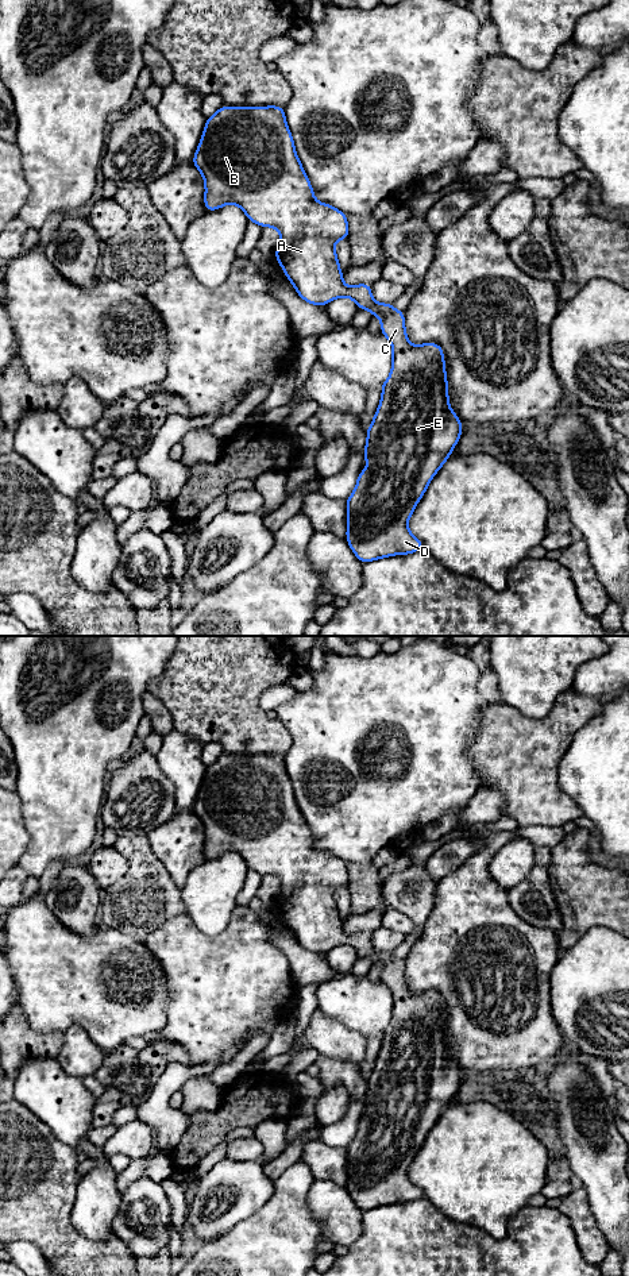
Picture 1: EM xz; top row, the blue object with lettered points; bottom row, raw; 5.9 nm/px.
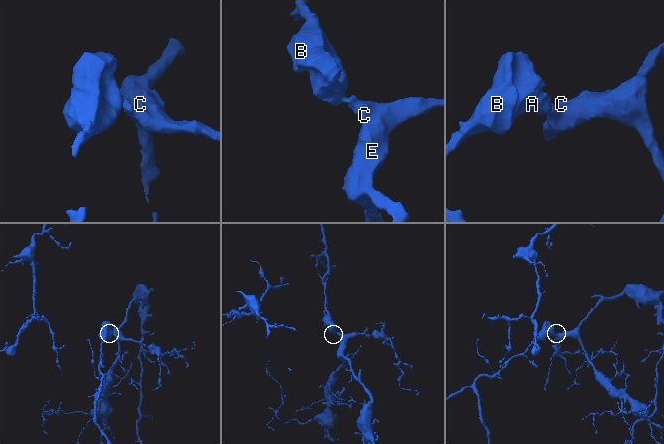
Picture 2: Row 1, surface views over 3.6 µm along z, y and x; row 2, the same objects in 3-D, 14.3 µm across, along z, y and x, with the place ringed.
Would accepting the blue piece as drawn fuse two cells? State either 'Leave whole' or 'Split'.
Leave whole

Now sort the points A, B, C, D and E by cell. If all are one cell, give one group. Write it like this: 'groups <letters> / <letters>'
groups A B C D E

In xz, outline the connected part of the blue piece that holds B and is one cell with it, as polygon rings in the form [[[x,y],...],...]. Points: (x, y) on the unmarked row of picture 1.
[[[221,753],[207,767],[192,812],[204,825],[207,860],[236,852],[250,870],[279,879],[281,888],[274,905],[302,948],[320,955],[335,947],[350,945],[358,957],[368,957],[374,965],[382,965],[381,980],[393,996],[391,1022],[381,1033],[382,1046],[366,1080],[363,1106],[368,1115],[359,1121],[356,1136],[346,1148],[346,1188],[362,1211],[422,1198],[424,1191],[409,1180],[408,1168],[429,1129],[449,1106],[463,1076],[449,1056],[441,994],[412,994],[406,986],[405,960],[394,957],[393,952],[375,951],[371,932],[344,934],[333,891],[350,884],[347,863],[314,848],[313,836],[294,798],[283,755]]]

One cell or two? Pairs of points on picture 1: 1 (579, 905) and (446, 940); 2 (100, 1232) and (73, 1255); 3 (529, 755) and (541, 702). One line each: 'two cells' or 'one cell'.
1: two cells
2: two cells
3: two cells

